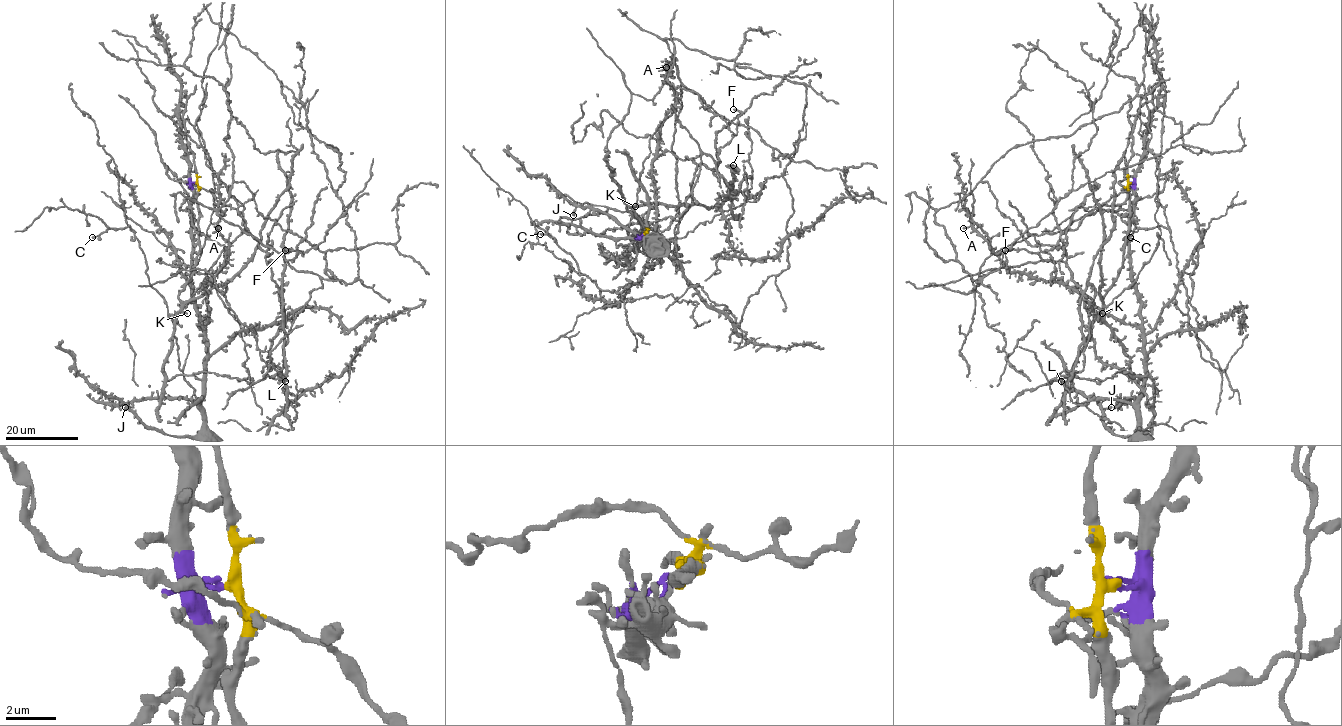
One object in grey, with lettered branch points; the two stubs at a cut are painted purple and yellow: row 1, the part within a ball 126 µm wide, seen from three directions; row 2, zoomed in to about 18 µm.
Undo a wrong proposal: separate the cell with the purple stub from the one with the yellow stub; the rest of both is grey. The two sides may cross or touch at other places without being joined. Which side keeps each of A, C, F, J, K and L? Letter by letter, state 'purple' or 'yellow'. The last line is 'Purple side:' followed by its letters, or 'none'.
A: purple
C: purple
F: yellow
J: purple
K: yellow
L: yellow
Purple side: A, C, J

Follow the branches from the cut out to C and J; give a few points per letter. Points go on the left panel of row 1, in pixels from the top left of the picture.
C: (195, 183), (191, 295), (204, 332), (168, 236), (118, 176), (118, 194), (131, 228), (108, 228), (92, 237)
J: (195, 183), (191, 295), (206, 354), (202, 428), (195, 436), (165, 435), (146, 427), (125, 407)

